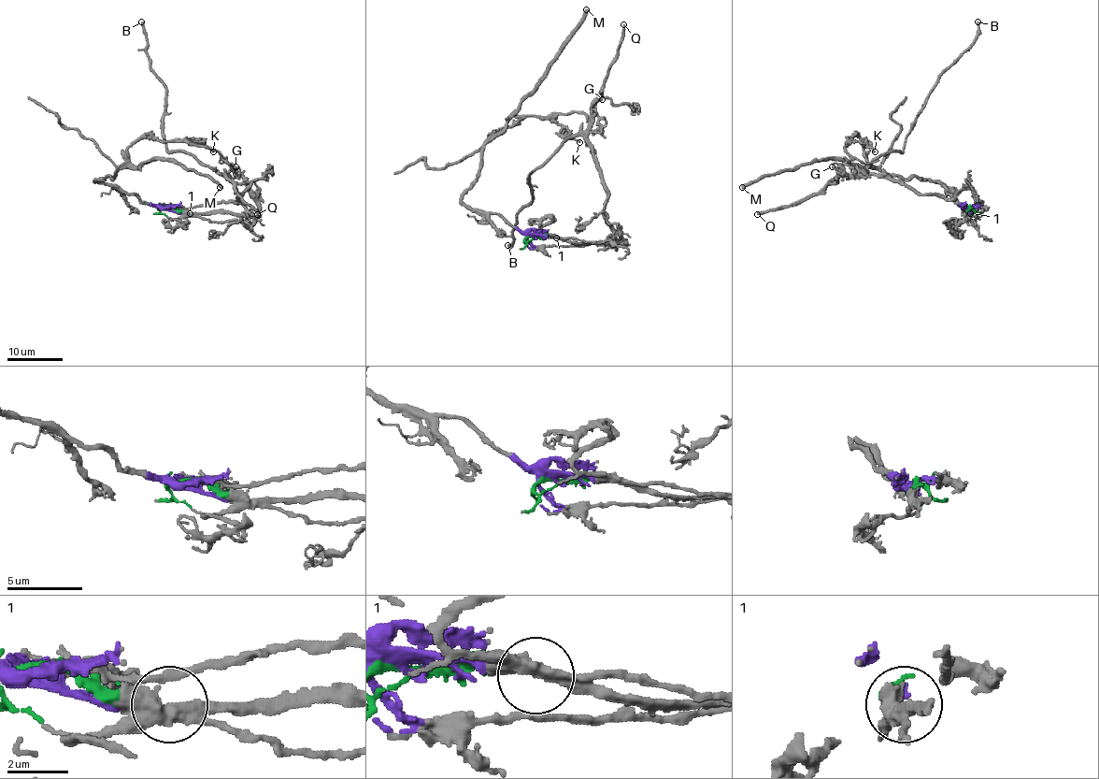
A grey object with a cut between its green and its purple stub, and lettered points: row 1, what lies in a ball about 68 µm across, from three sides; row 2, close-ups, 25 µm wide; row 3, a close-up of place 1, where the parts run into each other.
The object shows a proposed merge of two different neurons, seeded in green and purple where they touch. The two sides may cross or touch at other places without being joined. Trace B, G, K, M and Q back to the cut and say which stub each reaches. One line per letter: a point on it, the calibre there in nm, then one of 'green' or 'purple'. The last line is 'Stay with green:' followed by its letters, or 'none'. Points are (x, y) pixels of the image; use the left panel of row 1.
B: at (141, 21); 280 nm thick; green
G: at (235, 166); 150 nm thick; purple
K: at (213, 151); 170 nm thick; purple
M: at (220, 187); 380 nm thick; purple
Q: at (257, 214); 280 nm thick; green
Stay with green: B, Q

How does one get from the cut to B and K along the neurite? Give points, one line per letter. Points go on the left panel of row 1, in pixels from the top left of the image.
B: (164, 206), (259, 214), (248, 189), (237, 197), (221, 174), (166, 149), (164, 85), (150, 68), (141, 21)
K: (164, 206), (149, 206), (132, 194), (95, 181), (115, 176), (127, 149), (147, 137), (202, 142), (213, 151)

